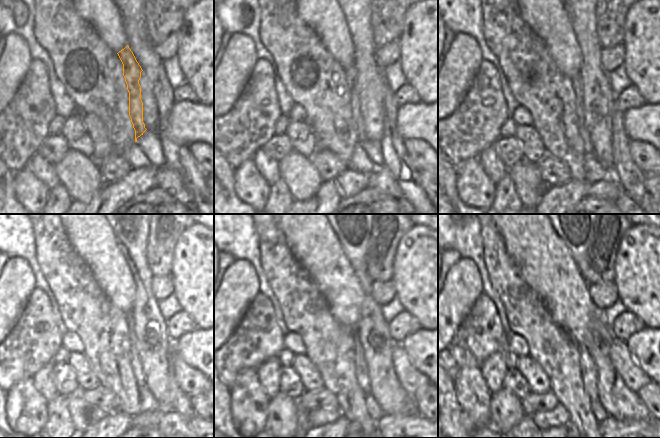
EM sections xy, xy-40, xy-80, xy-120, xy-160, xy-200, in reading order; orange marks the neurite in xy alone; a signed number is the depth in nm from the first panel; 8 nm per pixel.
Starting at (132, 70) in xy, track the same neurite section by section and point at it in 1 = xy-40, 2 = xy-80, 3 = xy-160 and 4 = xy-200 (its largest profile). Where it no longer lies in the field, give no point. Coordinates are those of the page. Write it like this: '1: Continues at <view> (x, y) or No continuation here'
1: Continues at xy-40 (351, 73)
2: Continues at xy-80 (576, 80)
3: Continues at xy-160 (361, 372)
4: Continues at xy-200 (588, 371).

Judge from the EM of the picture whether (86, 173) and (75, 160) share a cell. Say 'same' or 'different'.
same

